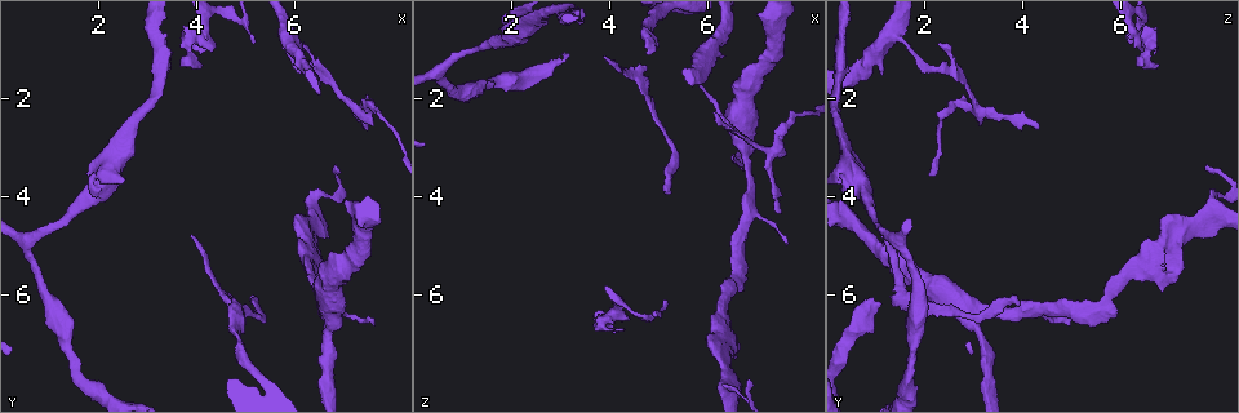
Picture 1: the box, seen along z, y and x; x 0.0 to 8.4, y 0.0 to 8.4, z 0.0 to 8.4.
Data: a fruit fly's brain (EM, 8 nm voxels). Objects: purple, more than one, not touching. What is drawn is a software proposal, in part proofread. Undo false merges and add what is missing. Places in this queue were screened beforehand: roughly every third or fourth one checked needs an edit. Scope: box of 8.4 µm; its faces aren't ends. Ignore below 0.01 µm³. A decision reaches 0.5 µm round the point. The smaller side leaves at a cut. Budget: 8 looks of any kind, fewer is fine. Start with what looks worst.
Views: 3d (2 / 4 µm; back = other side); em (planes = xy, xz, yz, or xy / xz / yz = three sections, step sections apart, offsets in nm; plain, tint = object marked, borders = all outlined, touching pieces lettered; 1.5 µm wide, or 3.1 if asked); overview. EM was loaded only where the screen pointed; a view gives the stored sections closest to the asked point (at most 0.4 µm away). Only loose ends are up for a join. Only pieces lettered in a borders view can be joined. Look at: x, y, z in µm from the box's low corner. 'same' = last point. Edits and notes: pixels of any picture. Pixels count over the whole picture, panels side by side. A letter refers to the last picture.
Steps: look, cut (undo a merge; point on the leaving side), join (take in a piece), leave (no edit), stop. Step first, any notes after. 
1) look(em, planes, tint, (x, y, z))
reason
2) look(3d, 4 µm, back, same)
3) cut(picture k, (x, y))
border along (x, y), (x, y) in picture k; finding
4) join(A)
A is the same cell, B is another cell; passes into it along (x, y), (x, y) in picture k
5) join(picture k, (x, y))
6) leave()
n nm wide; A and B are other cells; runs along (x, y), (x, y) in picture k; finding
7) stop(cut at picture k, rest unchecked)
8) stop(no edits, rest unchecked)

look(em, planes, tint, (5.15, 6.20, 3.90))
free end

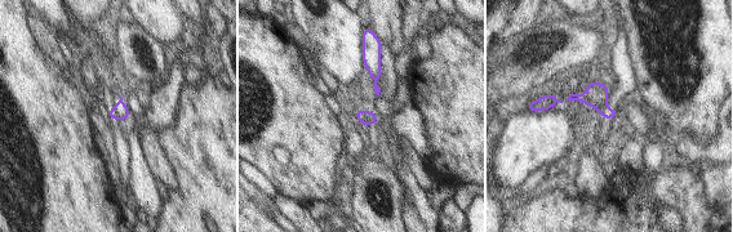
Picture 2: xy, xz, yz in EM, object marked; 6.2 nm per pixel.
look(em, planes, borders, same)

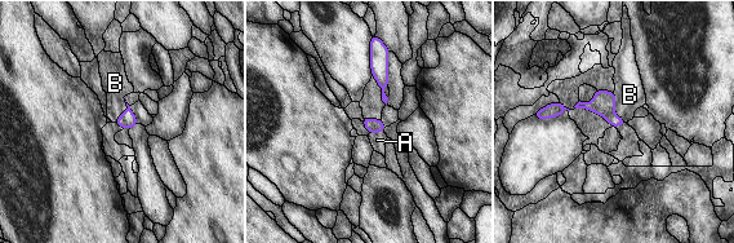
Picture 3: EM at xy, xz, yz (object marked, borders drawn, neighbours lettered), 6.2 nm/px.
join(A)
A is the same cell, B is another cell; passes into it along (372, 126), (376, 132), (377, 140) in picture 3; the neuron continues

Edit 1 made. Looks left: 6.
look(overview)
redraw

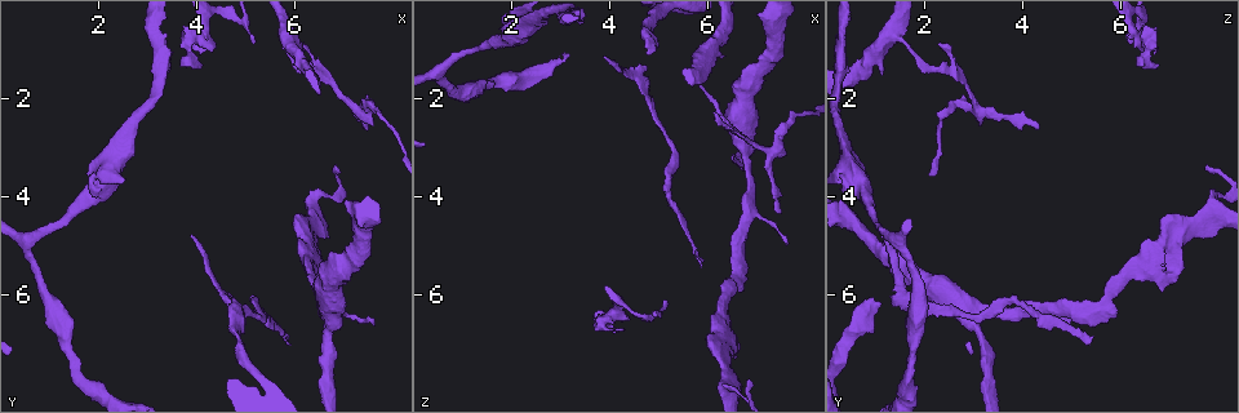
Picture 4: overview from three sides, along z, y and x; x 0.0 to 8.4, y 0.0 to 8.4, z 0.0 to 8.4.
look(em, planes, borders, (6.15, 0.95, 2.30))
branch stops here

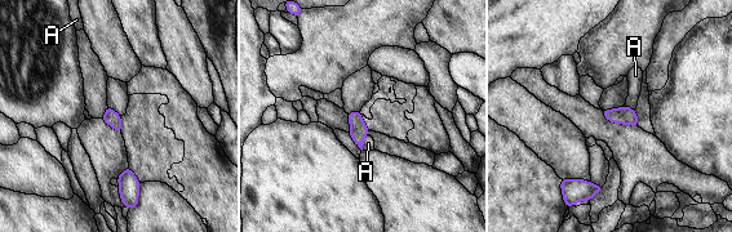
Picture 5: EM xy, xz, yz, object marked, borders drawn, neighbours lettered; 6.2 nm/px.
leave()
A is another cell; border along (367, 134), (362, 142), (362, 150) in picture 5; no lettered piece goes on from it

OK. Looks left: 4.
stop(join at picture 3, rest unchecked)

